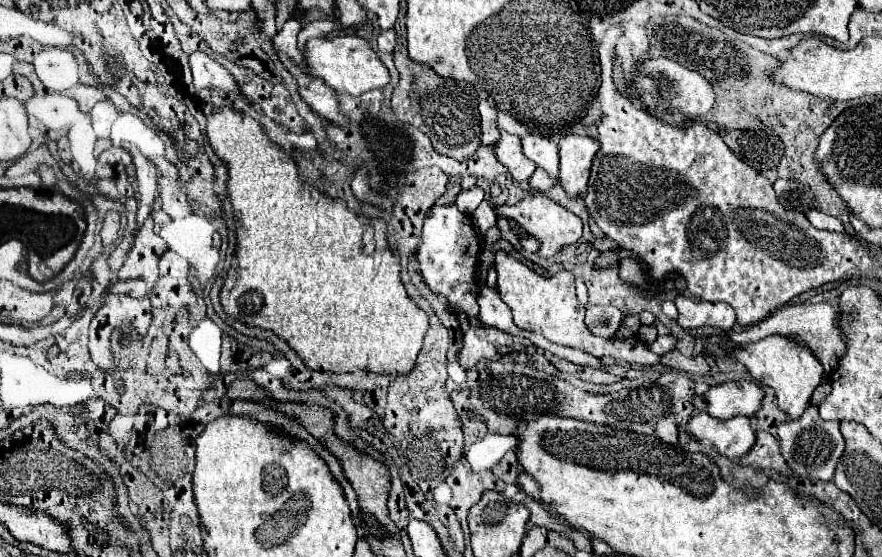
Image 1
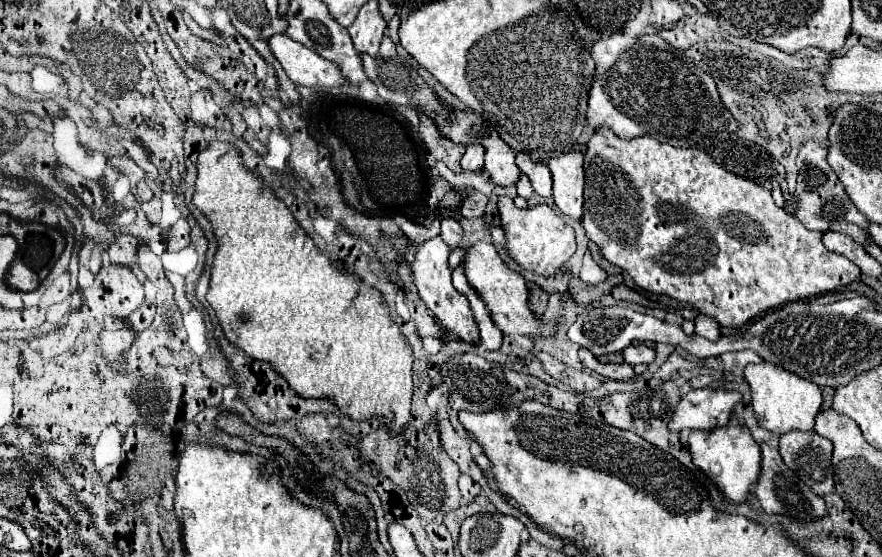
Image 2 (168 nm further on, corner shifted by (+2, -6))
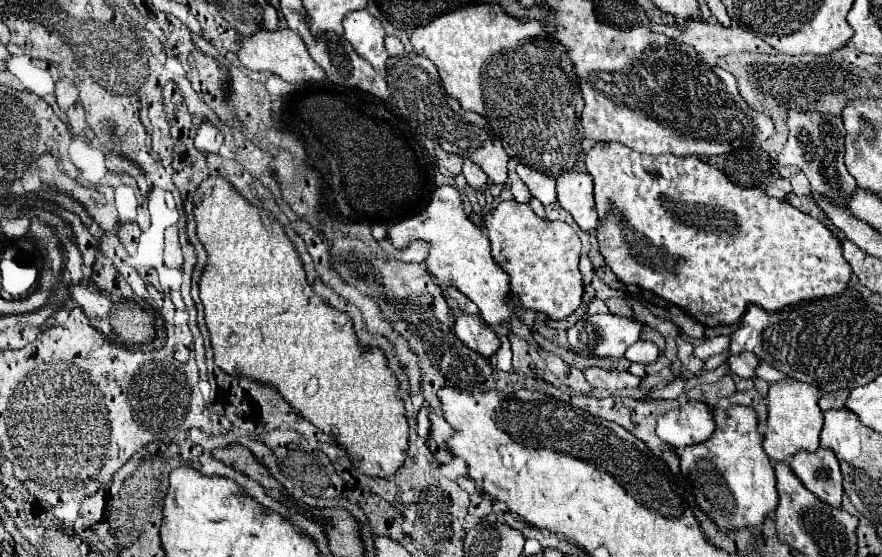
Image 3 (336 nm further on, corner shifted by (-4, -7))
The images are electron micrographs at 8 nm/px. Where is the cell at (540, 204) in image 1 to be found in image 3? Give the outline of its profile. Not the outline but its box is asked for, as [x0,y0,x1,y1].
[483,200,581,320]

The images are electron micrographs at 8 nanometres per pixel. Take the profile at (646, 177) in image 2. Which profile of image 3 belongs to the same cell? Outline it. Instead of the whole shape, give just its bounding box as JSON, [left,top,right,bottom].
[585,142,851,326]

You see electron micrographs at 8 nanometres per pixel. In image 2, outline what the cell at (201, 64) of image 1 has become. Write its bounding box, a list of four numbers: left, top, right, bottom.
[191,89,225,129]

